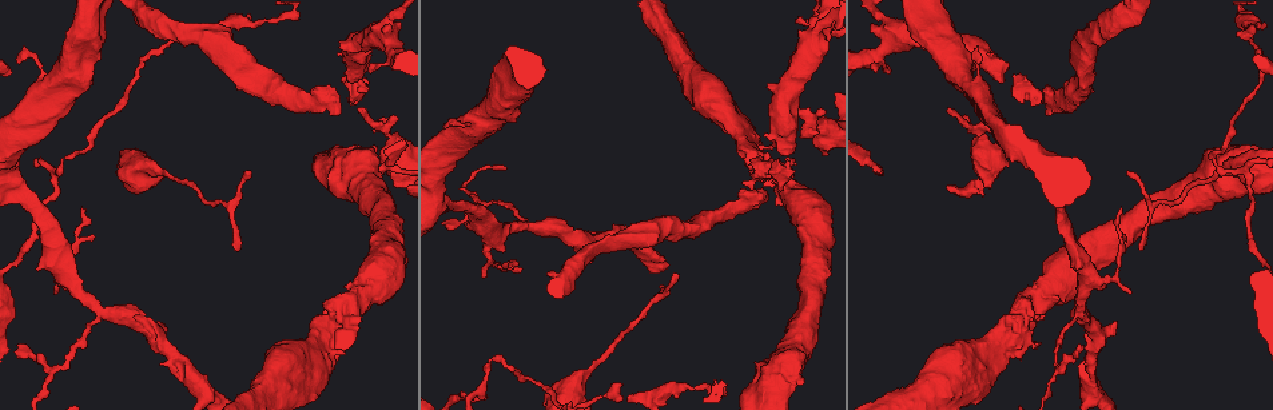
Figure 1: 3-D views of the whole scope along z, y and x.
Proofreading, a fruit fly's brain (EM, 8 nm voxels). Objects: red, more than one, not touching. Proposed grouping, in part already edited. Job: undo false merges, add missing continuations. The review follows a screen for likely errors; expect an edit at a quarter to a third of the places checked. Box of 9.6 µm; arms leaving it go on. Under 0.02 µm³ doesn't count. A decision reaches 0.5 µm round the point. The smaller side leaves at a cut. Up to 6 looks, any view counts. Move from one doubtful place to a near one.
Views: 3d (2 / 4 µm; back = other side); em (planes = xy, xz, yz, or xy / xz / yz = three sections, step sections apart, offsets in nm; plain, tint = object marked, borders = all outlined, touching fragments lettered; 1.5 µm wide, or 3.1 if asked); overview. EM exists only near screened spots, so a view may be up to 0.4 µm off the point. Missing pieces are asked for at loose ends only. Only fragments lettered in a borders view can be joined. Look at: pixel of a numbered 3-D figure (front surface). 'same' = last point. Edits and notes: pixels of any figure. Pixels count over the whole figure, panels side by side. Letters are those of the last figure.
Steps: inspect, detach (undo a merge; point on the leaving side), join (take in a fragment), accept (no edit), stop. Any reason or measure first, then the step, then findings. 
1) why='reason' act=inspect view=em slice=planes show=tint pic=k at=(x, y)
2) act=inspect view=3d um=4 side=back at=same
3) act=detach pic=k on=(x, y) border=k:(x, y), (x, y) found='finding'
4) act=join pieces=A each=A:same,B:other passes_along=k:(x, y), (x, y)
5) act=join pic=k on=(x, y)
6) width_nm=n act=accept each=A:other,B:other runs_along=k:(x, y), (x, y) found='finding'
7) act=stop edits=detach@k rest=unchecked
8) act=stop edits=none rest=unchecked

why='calibre changes' act=inspect view=em slice=planes show=borders pic=1 at=(819, 126)

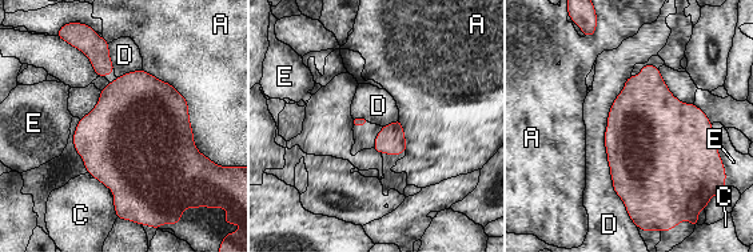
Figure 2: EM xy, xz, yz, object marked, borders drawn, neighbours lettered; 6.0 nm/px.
act=accept each=A:other,C:other,D:other,E:other border=2:(606, 124), (612, 188), (630, 218) found='continuous, no second cell'

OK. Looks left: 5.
why='thick turns thin' act=inspect view=em slice=planes show=borders pic=1 at=(875, 60)

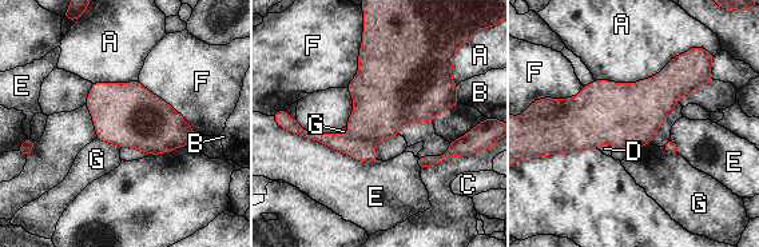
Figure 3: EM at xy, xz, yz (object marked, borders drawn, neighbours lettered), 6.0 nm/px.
act=accept each=A:other,B:other,C:other,D:other,E:other,F:other,G:other found='continuous, no second cell'

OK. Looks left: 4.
why='narrows sharply' act=inspect view=em slice=xz step=8 show=tint pic=1 at=(699, 388)

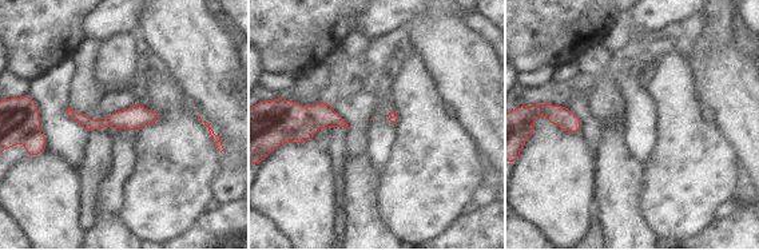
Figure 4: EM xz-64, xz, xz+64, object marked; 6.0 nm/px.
act=inspect view=em slice=planes show=borders at=same

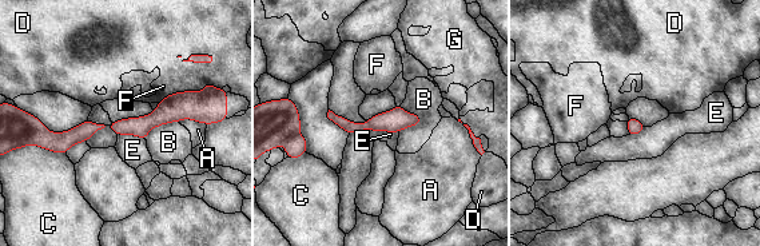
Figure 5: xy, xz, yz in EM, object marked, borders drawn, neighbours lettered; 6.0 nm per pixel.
width_nm=90 act=accept each=A:other,B:other,C:other,D:other,E:other,F:other,G:other border=5:(118, 134), (134, 134), (144, 141) found='continuous, no second cell'

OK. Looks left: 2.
act=stop edits=none rest=unchecked

